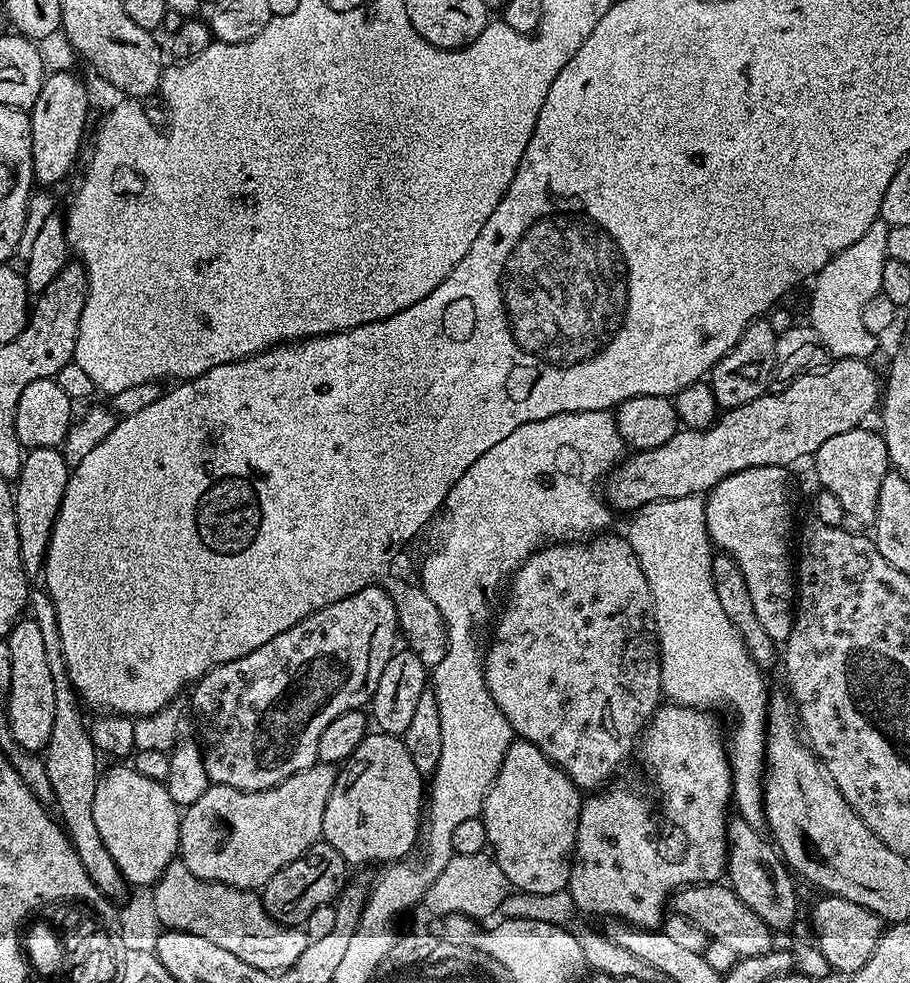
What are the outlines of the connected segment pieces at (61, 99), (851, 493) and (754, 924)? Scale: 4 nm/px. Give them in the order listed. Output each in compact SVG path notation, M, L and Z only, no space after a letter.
M69 70L45 75L38 102L30 109L32 118L32 175L35 183L52 184L72 168L80 143L84 140L84 126L88 122L88 88Z
M861 426L854 430L846 430L846 434L834 434L834 438L826 438L822 446L814 454L816 460L816 476L820 479L819 487L825 492L834 494L838 502L842 502L842 510L849 521L857 520L860 524L875 525L878 510L878 490L882 490L882 478L890 471L888 451L883 435L879 431L871 432L868 426Z
M727 883L689 884L673 895L670 908L678 915L685 916L690 923L697 924L705 932L705 937L723 942L729 950L734 950L737 958L766 954L774 947L772 929L750 910L750 906L739 900L738 894L733 892Z

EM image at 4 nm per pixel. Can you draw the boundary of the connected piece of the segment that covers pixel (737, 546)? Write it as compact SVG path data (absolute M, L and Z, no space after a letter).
M784 466L738 470L709 489L704 501L709 540L723 555L734 558L742 578L746 578L758 622L777 642L790 638L794 619L794 556L788 553L788 535L792 532L788 472Z

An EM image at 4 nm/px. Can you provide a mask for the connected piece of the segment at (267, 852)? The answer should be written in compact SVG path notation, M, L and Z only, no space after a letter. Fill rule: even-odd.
M317 762L306 770L257 792L243 792L234 786L209 783L198 802L187 805L180 817L179 859L199 880L213 880L216 884L228 884L232 888L260 890L282 866L294 862L307 848L323 837L322 814L326 814L326 802L330 802L330 790L338 775L337 765Z

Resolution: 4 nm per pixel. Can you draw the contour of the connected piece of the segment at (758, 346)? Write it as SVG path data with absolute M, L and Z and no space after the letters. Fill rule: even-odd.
M768 318L754 320L746 326L742 338L738 338L732 349L712 367L710 387L721 409L746 406L746 402L754 402L754 398L765 395L769 391L768 384L773 383L772 371L777 335L777 329L772 329Z

